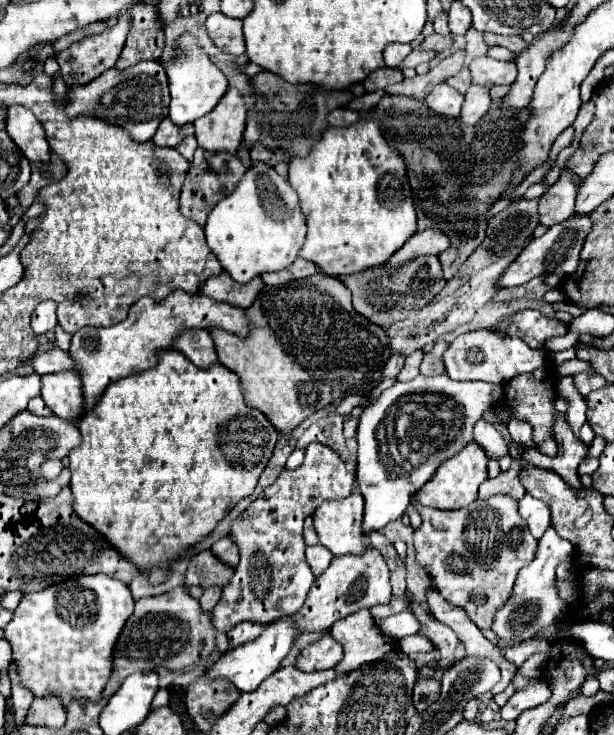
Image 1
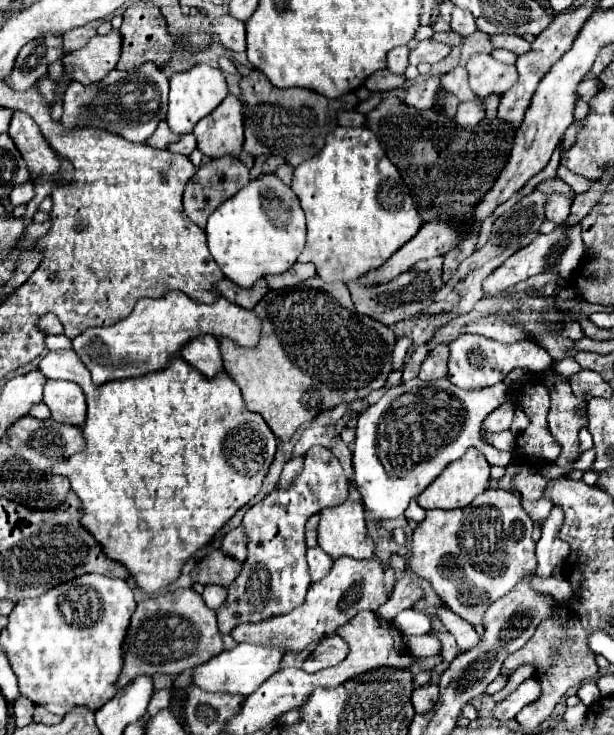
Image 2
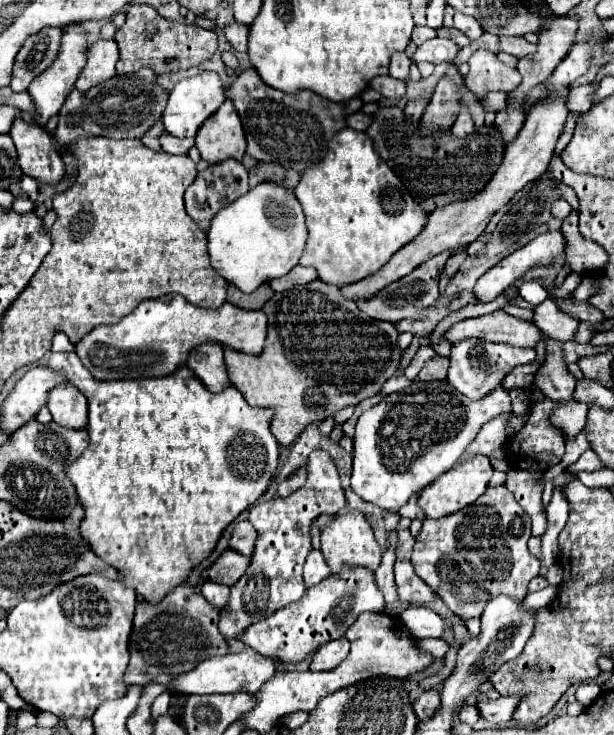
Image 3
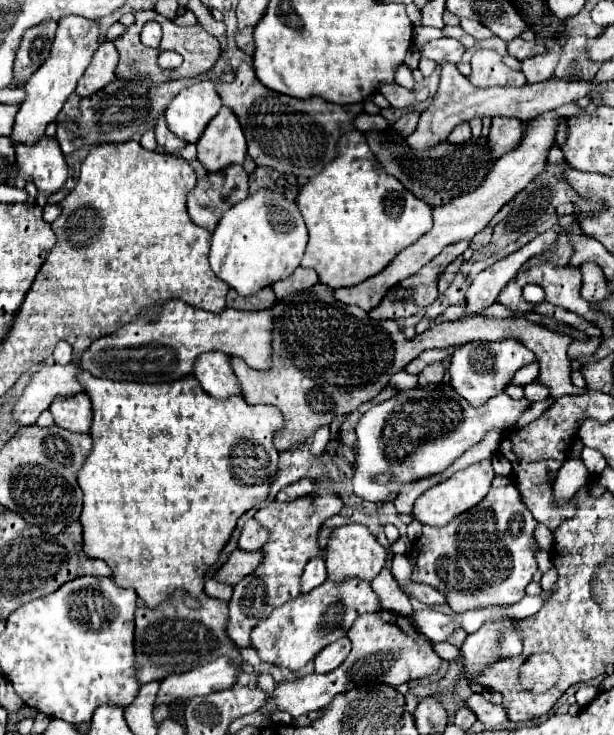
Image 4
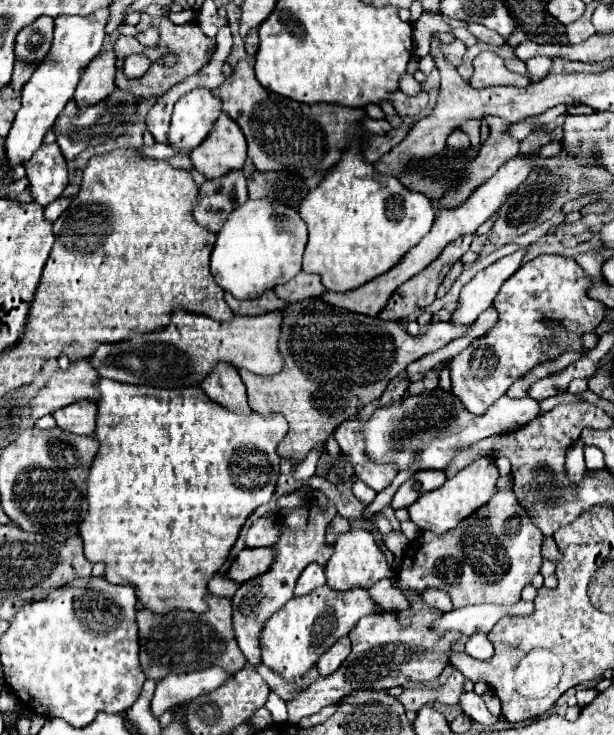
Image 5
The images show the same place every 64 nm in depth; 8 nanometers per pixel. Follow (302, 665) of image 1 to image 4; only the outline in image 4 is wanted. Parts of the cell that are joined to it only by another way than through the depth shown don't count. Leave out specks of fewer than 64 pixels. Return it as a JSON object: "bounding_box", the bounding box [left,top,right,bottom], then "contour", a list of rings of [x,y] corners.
{"bounding_box":[314,636,350,674],"contour":[[[342,636],[340,640],[336,640],[328,648],[324,648],[324,652],[320,652],[320,656],[316,656],[316,660],[314,660],[316,672],[318,674],[332,672],[334,668],[338,668],[344,662],[348,652],[350,652],[350,640],[348,640],[348,636]]]}

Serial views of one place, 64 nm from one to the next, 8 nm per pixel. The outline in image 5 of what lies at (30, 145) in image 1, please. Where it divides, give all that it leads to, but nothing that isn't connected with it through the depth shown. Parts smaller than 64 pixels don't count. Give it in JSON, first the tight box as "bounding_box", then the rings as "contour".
{"bounding_box":[24,144,68,206],"contour":[[[42,144],[36,154],[24,164],[26,176],[30,182],[32,200],[40,206],[48,206],[54,202],[64,188],[68,186],[68,170],[66,160],[58,148],[58,144]]]}

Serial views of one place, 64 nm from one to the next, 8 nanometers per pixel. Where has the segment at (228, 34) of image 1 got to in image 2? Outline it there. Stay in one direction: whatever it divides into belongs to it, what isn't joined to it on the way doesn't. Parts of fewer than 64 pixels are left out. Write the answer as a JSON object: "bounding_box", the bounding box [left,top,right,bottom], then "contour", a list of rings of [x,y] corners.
{"bounding_box":[212,16,246,52],"contour":[[[232,16],[218,18],[212,24],[212,36],[218,38],[232,52],[244,52],[246,50],[246,28],[244,28],[244,22],[236,20]]]}

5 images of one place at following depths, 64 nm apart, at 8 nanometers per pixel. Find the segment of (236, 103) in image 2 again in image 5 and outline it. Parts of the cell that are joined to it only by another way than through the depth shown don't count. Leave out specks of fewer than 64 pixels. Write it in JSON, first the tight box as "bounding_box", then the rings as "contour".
{"bounding_box":[190,114,246,180],"contour":[[[220,114],[220,120],[216,120],[212,136],[208,136],[208,140],[190,154],[192,168],[204,174],[206,180],[220,178],[232,170],[240,170],[244,166],[244,160],[246,138],[240,132],[238,124],[224,114]]]}

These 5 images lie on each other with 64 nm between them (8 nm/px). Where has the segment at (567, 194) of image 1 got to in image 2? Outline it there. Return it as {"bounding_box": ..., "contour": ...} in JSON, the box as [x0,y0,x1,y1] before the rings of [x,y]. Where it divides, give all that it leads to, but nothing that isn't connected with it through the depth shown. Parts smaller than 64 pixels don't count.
{"bounding_box":[546,194,572,224],"contour":[[[550,194],[550,200],[546,204],[546,218],[556,224],[564,224],[564,220],[570,214],[570,206],[572,206],[572,202],[566,196]]]}

